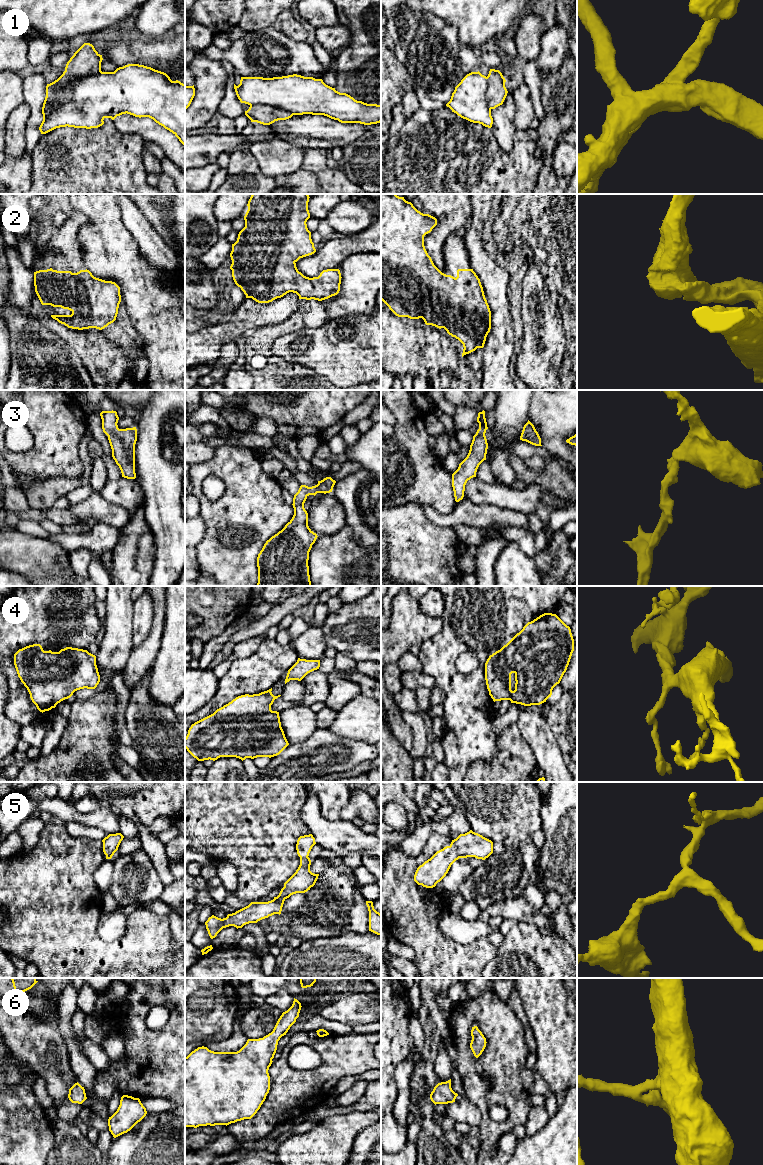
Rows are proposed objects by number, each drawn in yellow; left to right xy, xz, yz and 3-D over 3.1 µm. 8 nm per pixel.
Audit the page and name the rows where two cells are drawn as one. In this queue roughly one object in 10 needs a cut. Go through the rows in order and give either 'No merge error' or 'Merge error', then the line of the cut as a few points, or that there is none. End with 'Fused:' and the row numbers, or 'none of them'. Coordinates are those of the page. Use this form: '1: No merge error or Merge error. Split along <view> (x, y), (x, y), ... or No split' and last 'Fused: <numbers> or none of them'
1: Merge error. Split along xy (100, 70), (75, 78), (66, 101), (54, 98)
2: No merge error. No split
3: No merge error. No split
4: No merge error. No split
5: No merge error. No split
6: No merge error. No split
Fused: 1

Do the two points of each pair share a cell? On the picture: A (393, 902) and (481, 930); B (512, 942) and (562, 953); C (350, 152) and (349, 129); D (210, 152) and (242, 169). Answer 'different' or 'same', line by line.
A: different
B: same
C: different
D: different

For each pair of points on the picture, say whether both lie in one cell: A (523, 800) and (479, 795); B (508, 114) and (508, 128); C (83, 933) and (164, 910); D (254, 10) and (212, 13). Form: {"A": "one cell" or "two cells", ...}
{"A": "one cell", "B": "one cell", "C": "two cells", "D": "two cells"}

